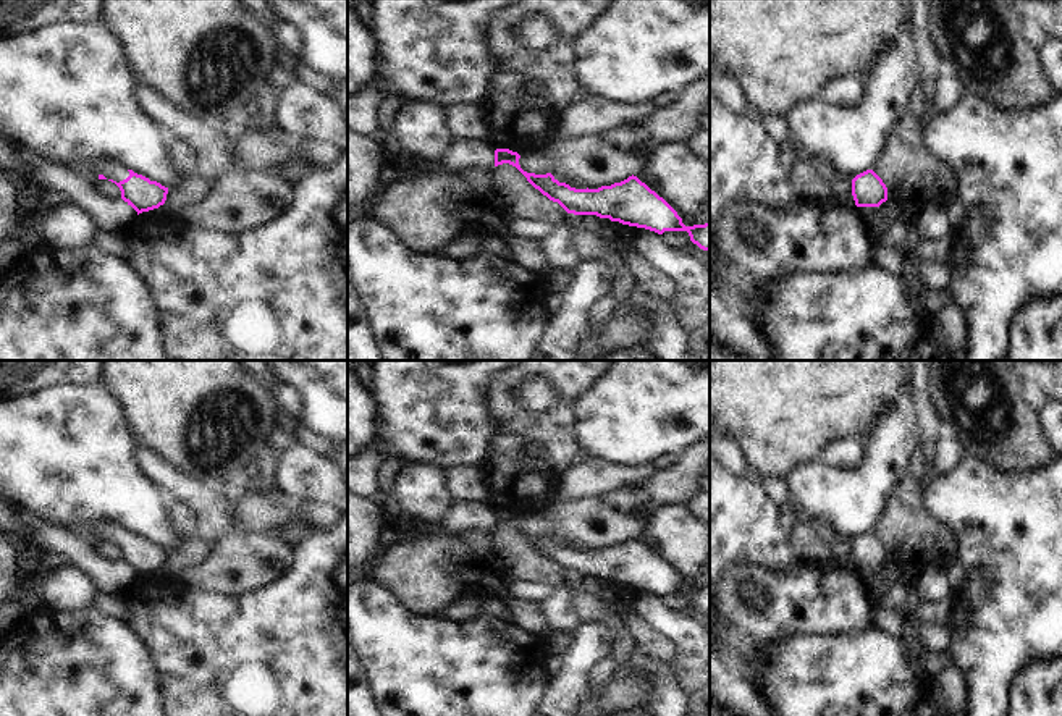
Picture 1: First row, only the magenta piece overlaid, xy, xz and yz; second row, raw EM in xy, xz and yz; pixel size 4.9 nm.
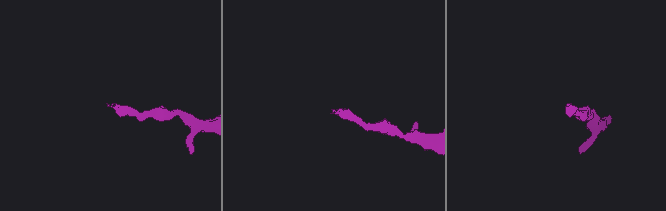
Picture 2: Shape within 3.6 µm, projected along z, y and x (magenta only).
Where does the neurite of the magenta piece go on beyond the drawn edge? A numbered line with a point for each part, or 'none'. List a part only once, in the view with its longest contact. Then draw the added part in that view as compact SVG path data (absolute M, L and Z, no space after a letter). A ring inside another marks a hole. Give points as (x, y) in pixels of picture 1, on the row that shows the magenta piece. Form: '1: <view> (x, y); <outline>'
1: xy (88, 170); M113 160L71 162L65 165L65 170L81 176L87 183L95 183L100 175L116 183L129 176L129 171Z

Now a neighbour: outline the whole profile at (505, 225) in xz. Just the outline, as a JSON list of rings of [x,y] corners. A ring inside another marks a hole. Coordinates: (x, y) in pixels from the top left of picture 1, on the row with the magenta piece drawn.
[[[490,215],[480,217],[480,221],[487,230],[496,236],[504,238],[532,238],[542,239],[556,230],[556,225],[548,221],[532,221],[527,218],[516,218],[511,215]]]

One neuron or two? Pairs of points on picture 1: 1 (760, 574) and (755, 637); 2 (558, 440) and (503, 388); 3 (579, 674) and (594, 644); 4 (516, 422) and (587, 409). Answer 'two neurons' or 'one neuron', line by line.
1: one neuron
2: one neuron
3: one neuron
4: two neurons

